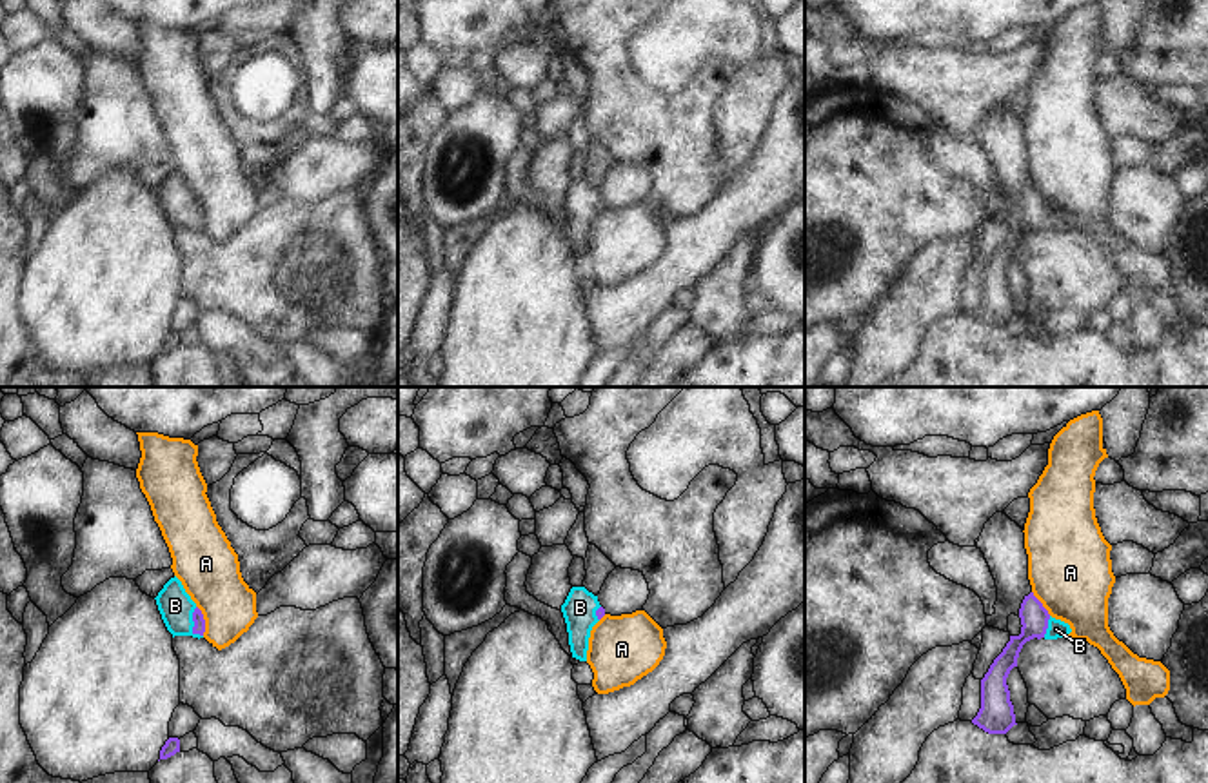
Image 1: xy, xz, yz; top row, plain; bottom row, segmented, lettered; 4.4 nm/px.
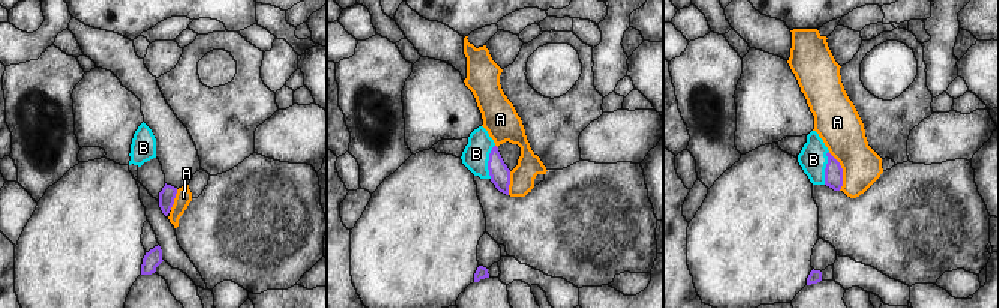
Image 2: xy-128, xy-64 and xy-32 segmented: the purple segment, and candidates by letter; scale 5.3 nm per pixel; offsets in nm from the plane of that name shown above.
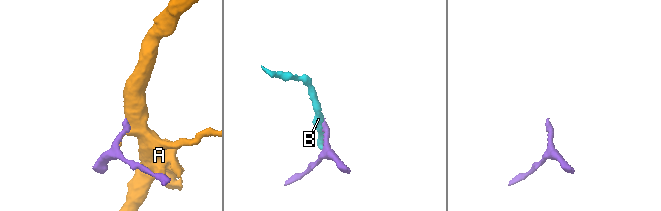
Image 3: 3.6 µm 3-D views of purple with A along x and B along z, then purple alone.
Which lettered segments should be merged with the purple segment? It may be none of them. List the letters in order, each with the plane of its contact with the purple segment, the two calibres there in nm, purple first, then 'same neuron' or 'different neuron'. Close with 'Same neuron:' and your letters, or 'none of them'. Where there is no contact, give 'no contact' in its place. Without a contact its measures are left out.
A: meets purple in xy; 50 nm thick on the purple side, 280 nm on the other; different neuron
B: meets purple in xy; 50 nm thick on the purple side, 150 nm on the other; same neuron
Same neuron: B

